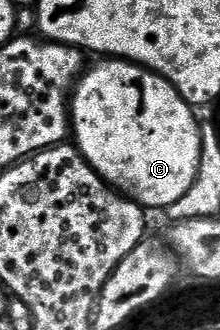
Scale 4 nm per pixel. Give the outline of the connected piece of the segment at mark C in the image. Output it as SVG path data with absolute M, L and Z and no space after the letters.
M99 60L96 62L99 63L92 70L90 67L76 82L69 99L69 117L74 145L82 154L83 159L107 181L108 186L118 190L132 202L138 202L144 208L152 206L153 209L159 211L169 204L177 204L177 200L181 200L181 196L185 196L185 192L189 192L189 188L193 188L193 180L197 180L197 168L201 164L201 122L195 119L196 111L181 97L177 88L173 88L173 84L169 84L169 80L165 80L161 75L154 74L153 71L147 70L143 66L122 60Z

